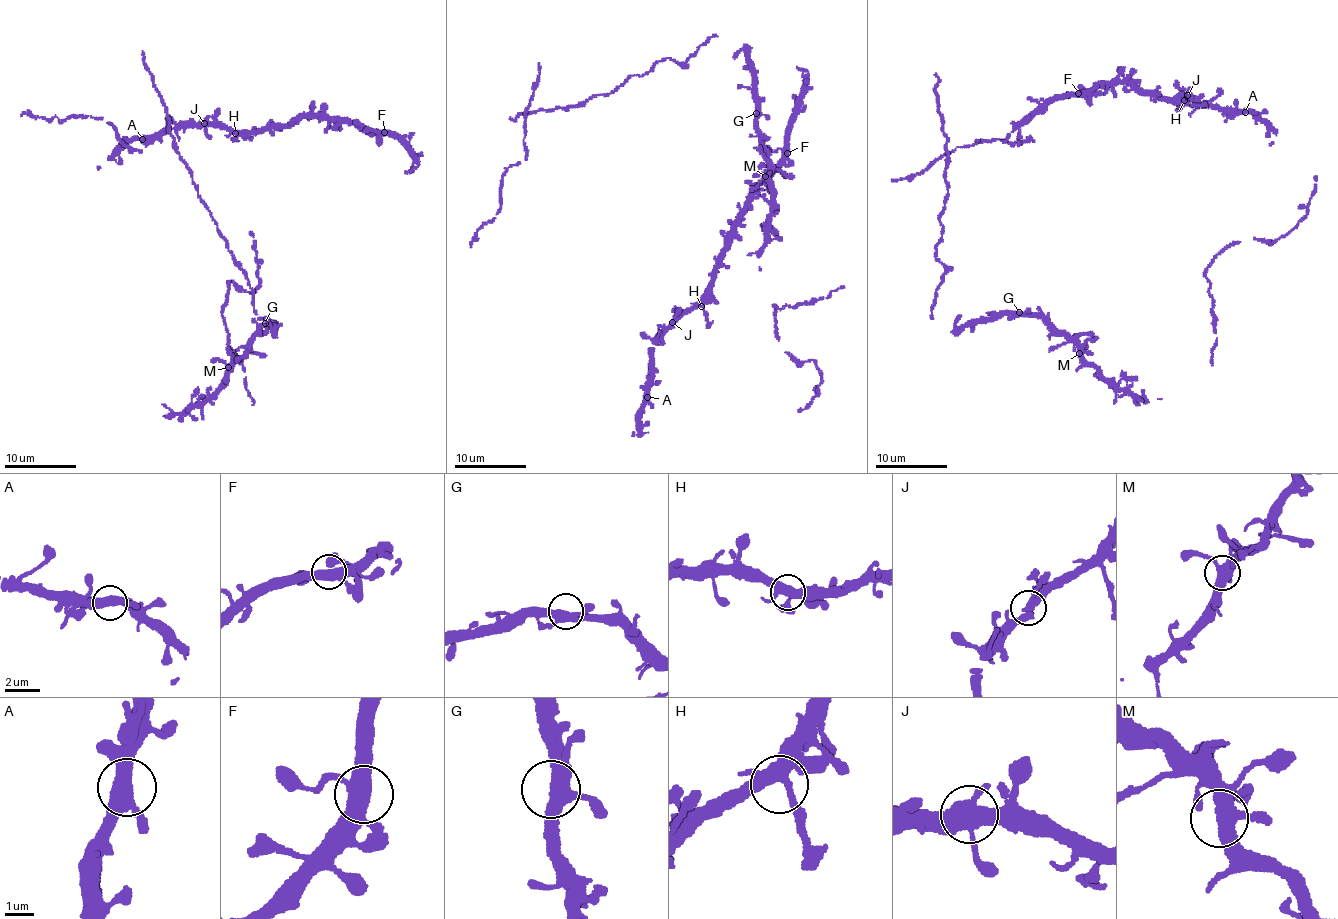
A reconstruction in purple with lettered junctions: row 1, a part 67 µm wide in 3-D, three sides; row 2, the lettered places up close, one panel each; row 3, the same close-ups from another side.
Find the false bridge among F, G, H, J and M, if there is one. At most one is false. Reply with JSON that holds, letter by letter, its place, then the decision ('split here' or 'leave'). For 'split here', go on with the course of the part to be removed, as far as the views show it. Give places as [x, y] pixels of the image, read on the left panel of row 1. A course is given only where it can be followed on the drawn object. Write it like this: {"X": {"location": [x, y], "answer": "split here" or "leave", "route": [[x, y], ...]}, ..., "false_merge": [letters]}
{"F": {"location": [384, 132], "answer": "leave"}, "G": {"location": [265, 323], "answer": "leave"}, "H": {"location": [235, 133], "answer": "leave"}, "J": {"location": [204, 123], "answer": "leave"}, "M": {"location": [228, 367], "answer": "leave"}, "false_merge": []}

